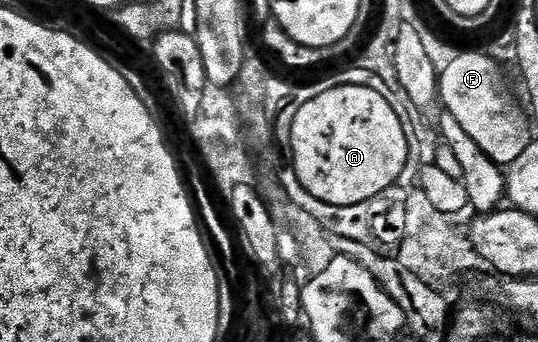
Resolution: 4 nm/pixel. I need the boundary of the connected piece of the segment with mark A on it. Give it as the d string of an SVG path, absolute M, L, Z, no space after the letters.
M347 84L345 87L328 89L325 93L320 93L317 97L311 99L300 109L295 116L295 123L291 127L291 145L289 147L293 155L293 171L297 174L297 179L301 182L301 191L306 195L315 197L319 201L327 201L327 205L359 205L366 203L371 198L379 197L385 189L391 189L397 185L403 167L407 164L408 159L408 141L404 133L403 123L399 119L399 112L387 103L387 99L375 93L375 89L363 87L359 84Z

